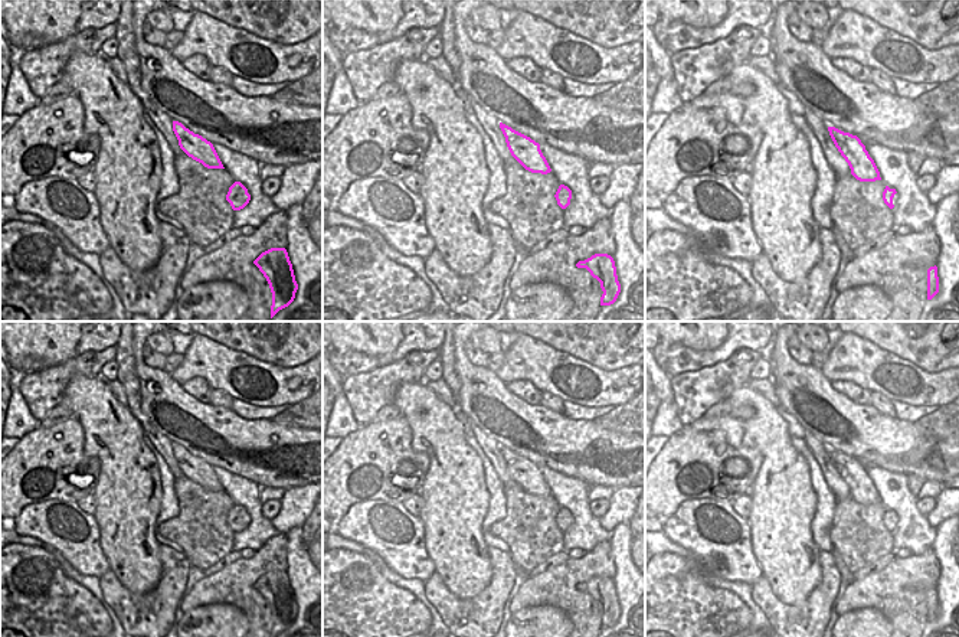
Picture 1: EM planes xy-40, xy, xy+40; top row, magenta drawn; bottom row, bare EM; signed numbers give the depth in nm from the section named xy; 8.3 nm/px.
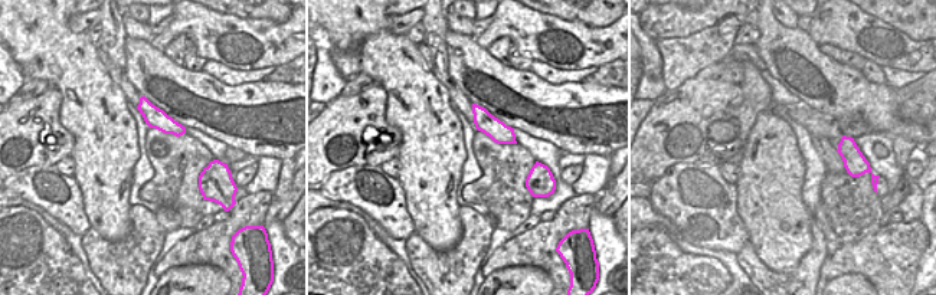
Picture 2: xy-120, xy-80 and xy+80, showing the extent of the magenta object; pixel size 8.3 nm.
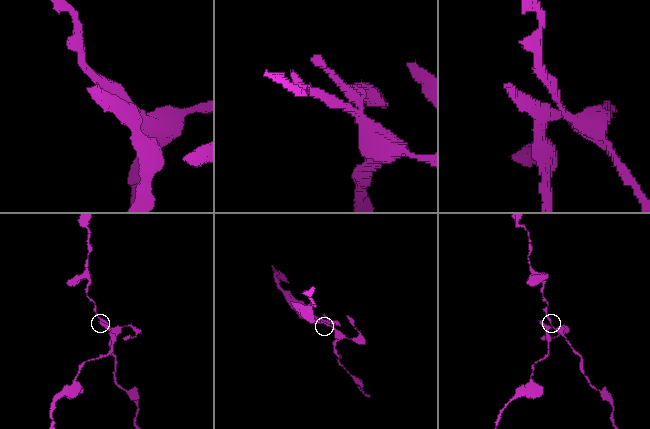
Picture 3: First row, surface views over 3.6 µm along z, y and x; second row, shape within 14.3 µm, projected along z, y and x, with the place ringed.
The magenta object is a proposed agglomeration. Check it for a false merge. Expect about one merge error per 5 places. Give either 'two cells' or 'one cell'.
two cells

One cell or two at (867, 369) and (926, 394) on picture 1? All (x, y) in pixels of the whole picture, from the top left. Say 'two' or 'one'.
one

